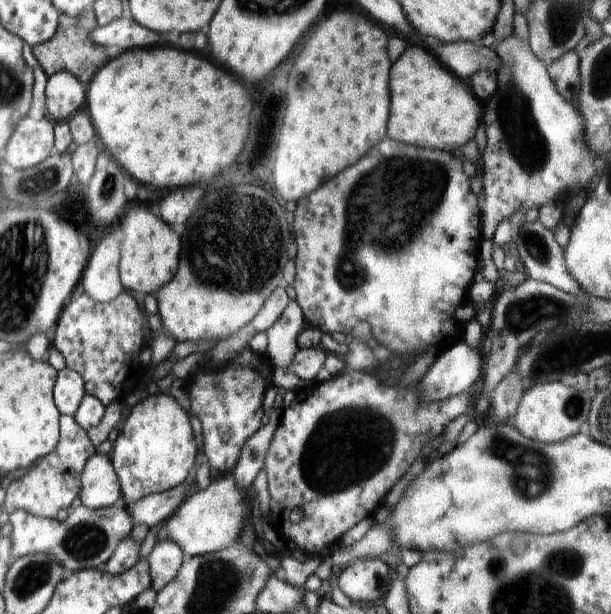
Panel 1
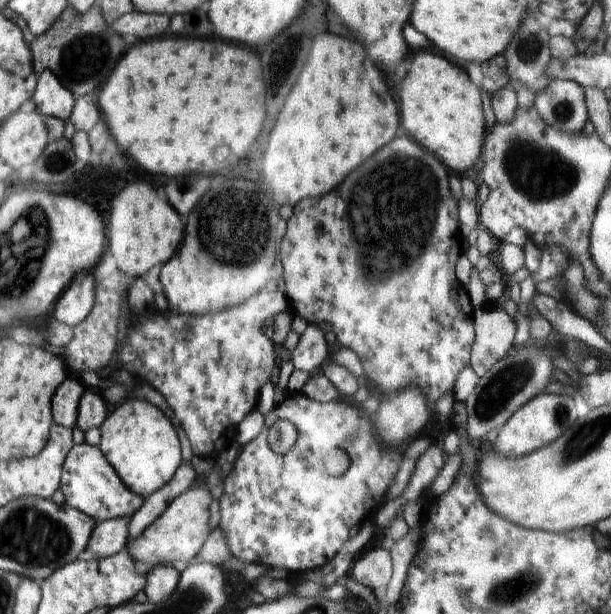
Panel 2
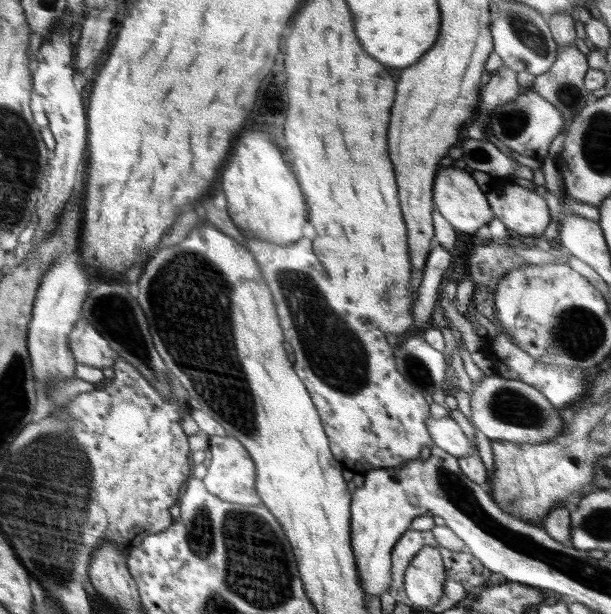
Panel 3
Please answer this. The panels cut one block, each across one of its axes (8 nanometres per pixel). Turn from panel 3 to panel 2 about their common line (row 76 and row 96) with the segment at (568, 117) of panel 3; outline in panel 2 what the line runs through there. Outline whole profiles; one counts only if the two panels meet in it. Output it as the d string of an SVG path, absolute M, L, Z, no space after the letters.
M572 79L548 83L535 96L534 108L546 122L573 136L582 132L589 117L584 87Z

